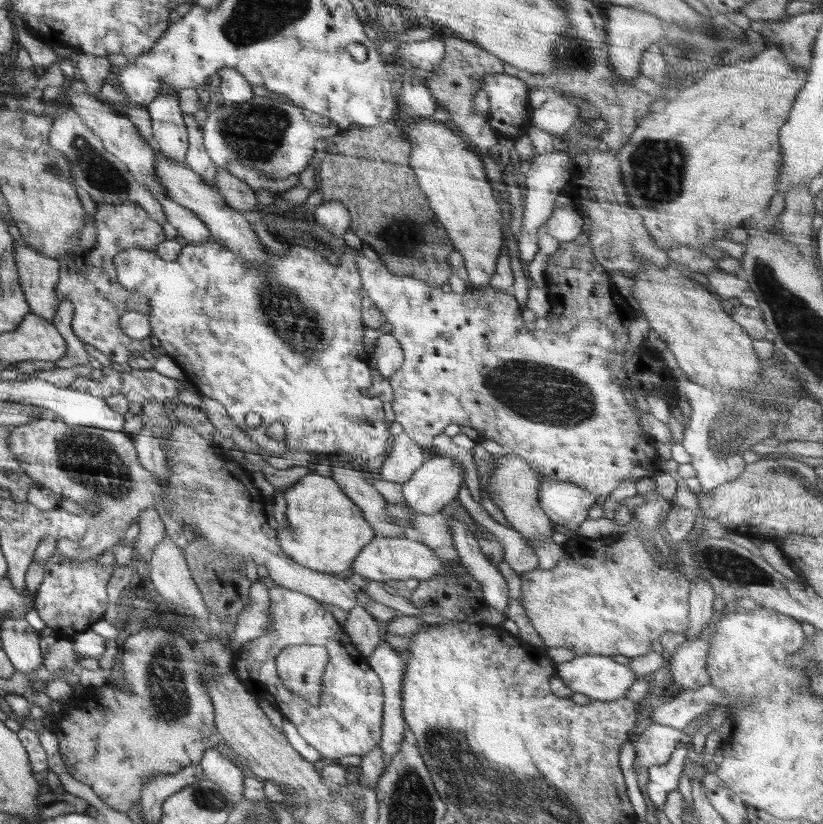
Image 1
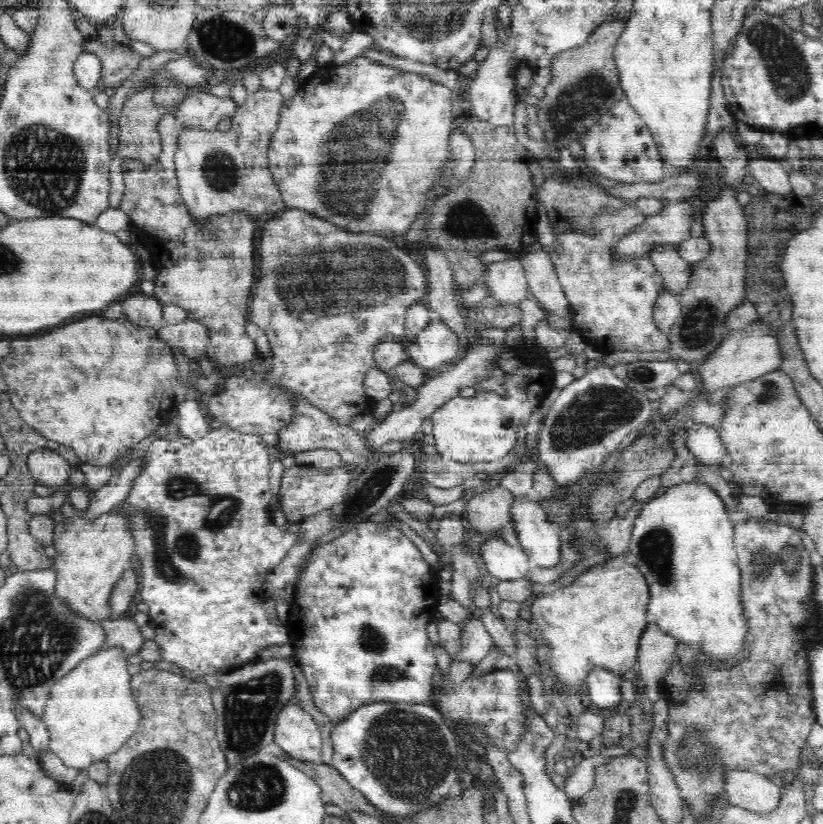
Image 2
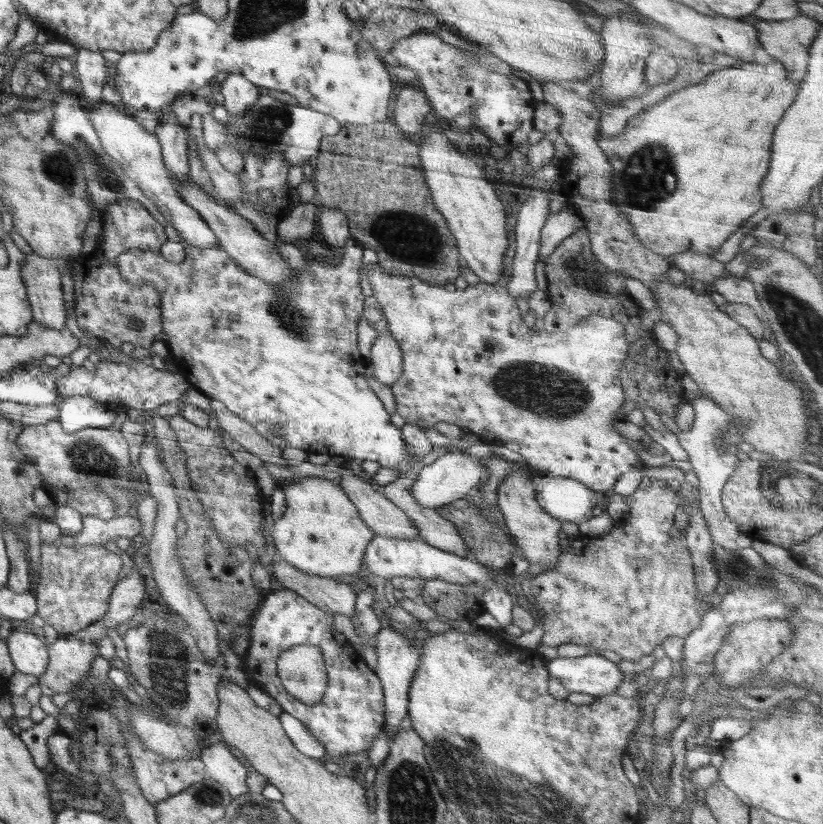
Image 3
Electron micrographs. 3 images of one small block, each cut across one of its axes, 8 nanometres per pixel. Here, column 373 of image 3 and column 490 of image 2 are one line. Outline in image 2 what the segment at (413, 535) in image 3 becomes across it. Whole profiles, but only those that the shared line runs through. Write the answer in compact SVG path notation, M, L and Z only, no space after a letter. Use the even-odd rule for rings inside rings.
M497 485L469 500L462 518L468 529L479 534L505 530L510 525L510 508L516 500L512 492Z

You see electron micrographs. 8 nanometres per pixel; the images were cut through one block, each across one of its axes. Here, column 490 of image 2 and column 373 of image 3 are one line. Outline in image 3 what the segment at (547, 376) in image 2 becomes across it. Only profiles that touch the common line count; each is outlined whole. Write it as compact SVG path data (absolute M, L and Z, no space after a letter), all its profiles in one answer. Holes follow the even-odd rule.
M351 236L346 242L346 248L343 252L342 262L333 266L328 264L325 260L317 257L312 257L307 253L304 256L307 260L308 266L303 270L297 270L295 277L291 283L287 285L272 284L252 276L247 273L242 267L238 266L231 259L225 250L218 247L200 248L196 246L186 246L186 258L182 264L173 264L164 260L158 251L147 251L132 249L126 251L120 257L121 277L130 284L136 286L147 287L150 284L154 290L159 292L159 299L161 302L161 323L162 332L165 332L166 344L170 352L177 370L186 375L186 380L191 386L204 392L210 399L216 399L223 402L227 409L234 414L237 414L244 422L247 422L254 430L258 431L270 444L284 449L286 444L291 447L300 448L304 452L310 454L326 454L326 455L348 455L352 457L352 461L361 463L363 461L375 461L382 466L382 468L392 468L396 470L400 476L410 472L418 462L420 457L412 457L408 453L405 440L403 439L401 429L398 429L390 421L390 415L384 409L382 401L366 381L364 372L368 366L368 359L364 357L358 350L357 330L358 319L363 314L363 302L366 296L362 294L361 289L361 274L360 269L365 268L366 265L362 262L363 247L356 239ZM278 427L282 437L276 437L274 433L270 433L270 428Z

